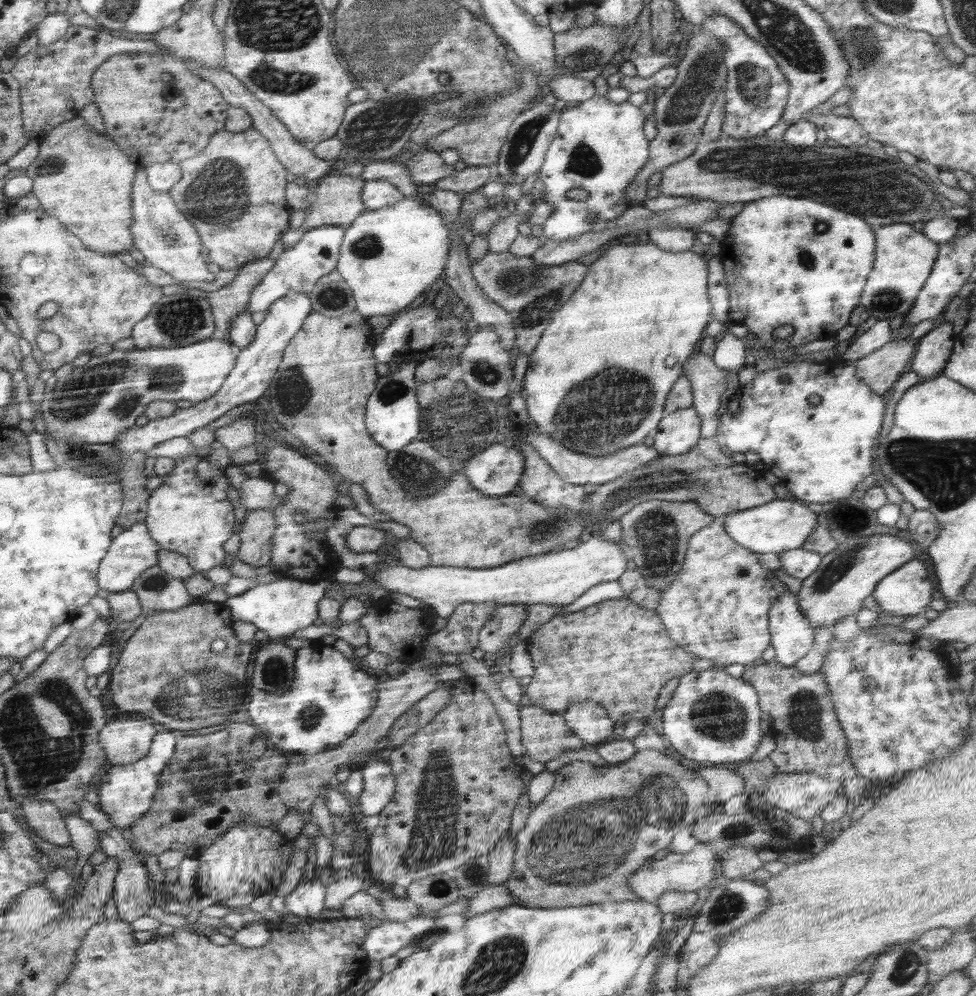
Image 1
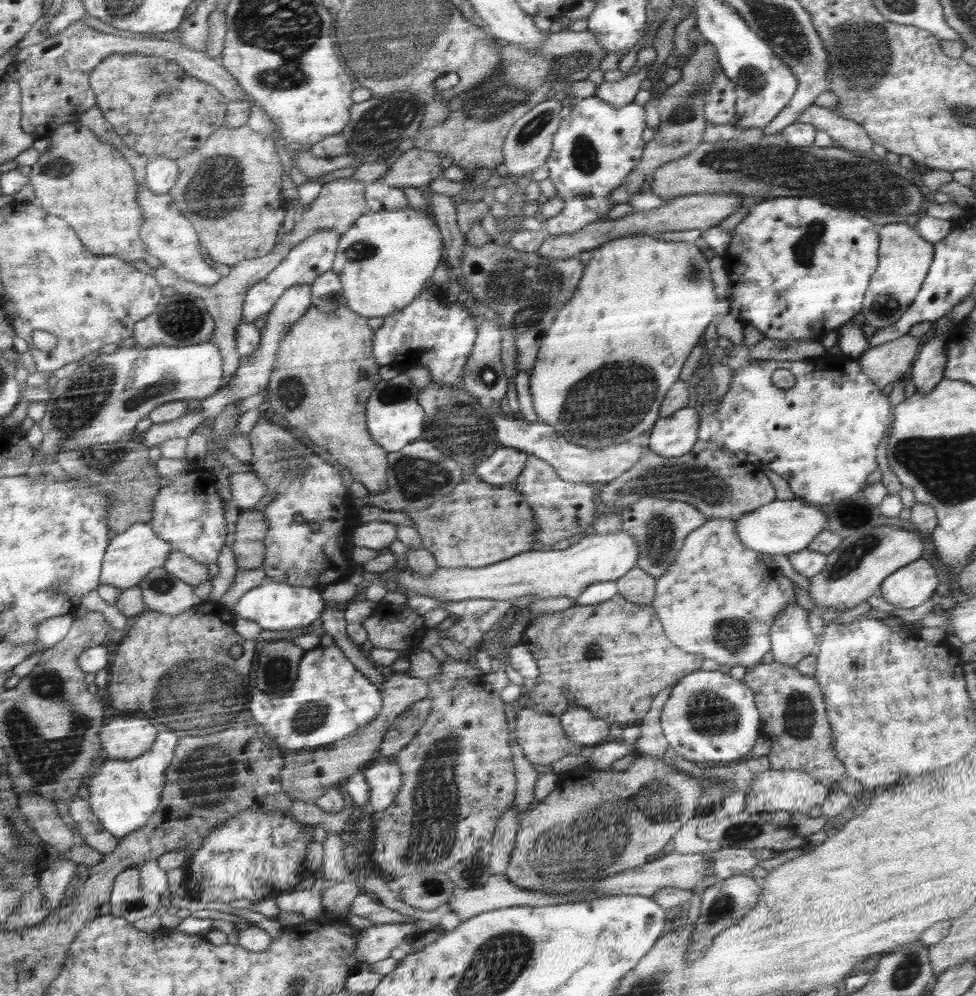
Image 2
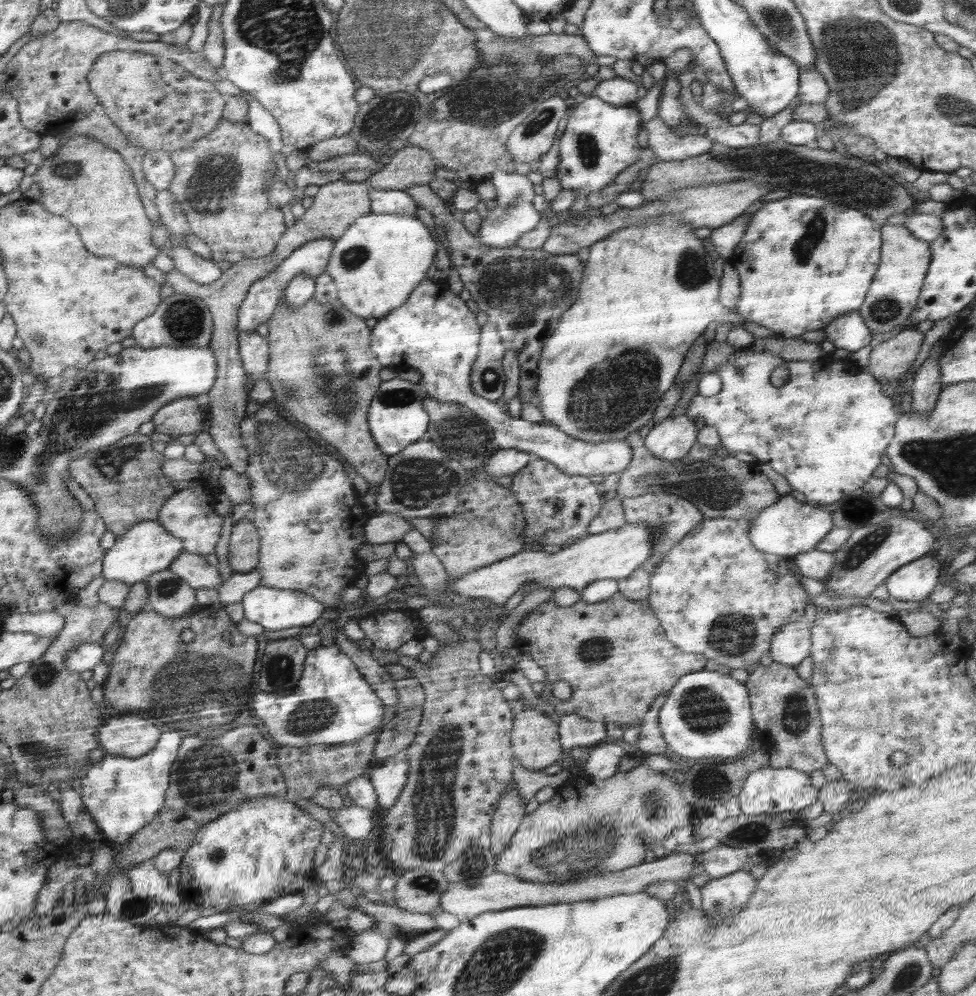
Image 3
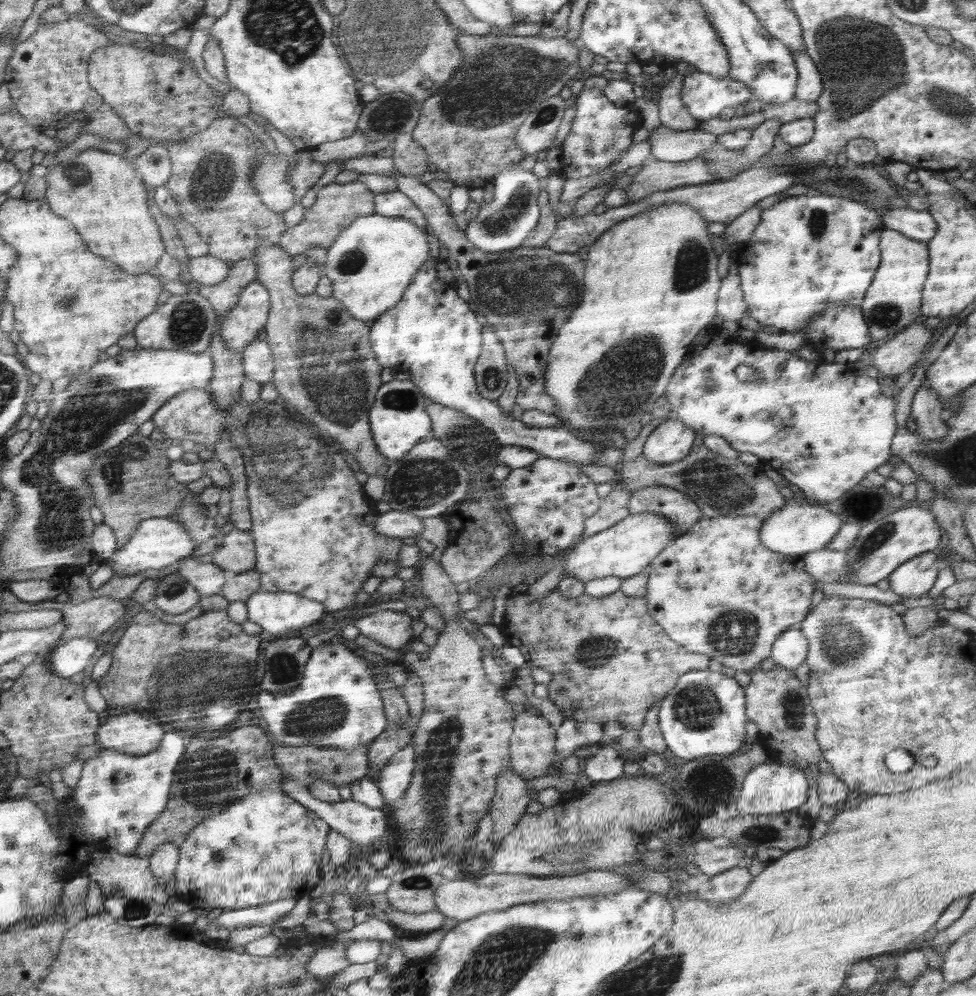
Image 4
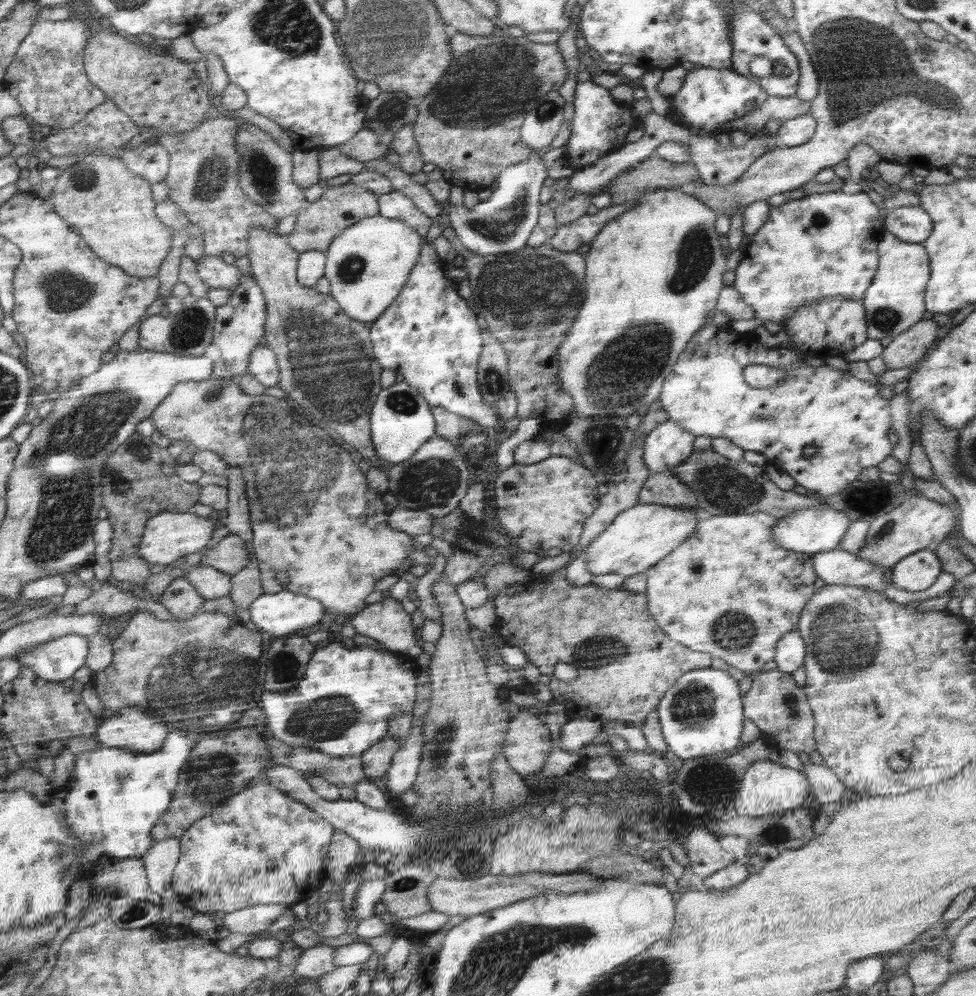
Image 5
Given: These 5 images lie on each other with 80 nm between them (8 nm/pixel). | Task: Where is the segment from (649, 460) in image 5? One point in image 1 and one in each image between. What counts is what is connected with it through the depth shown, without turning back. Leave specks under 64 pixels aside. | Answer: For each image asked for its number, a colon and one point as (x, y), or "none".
1: (679, 433)
2: (673, 436)
3: (673, 438)
4: (671, 441)

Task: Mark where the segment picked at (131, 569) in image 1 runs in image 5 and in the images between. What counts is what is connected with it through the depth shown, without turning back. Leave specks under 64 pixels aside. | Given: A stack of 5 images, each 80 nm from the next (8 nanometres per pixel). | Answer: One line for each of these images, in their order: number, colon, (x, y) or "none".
2: (134, 553)
3: (147, 548)
4: (158, 542)
5: (168, 536)

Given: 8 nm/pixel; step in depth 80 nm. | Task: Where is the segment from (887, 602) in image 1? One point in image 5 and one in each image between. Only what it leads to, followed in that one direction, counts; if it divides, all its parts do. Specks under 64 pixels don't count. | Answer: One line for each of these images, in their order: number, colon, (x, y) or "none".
2: (913, 584)
3: (913, 582)
4: (914, 578)
5: (918, 571)

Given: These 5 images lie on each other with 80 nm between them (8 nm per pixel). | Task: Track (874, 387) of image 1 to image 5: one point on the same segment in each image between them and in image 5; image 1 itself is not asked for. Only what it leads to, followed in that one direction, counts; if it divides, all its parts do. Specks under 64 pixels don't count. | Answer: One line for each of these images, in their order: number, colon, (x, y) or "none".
2: (885, 363)
3: (890, 359)
4: (895, 355)
5: (905, 349)

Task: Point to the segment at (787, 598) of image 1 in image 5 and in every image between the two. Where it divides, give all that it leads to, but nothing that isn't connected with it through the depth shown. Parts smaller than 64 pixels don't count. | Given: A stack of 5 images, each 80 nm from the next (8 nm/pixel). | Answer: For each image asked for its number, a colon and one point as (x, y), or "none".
2: (792, 639)
3: (791, 643)
4: (790, 650)
5: (790, 652)

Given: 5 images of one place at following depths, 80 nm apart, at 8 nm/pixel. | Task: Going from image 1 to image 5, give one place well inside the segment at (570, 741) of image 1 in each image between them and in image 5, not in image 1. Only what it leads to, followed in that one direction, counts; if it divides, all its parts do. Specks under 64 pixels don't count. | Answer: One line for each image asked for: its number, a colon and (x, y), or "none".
2: (541, 735)
3: (536, 740)
4: (532, 750)
5: (528, 746)

